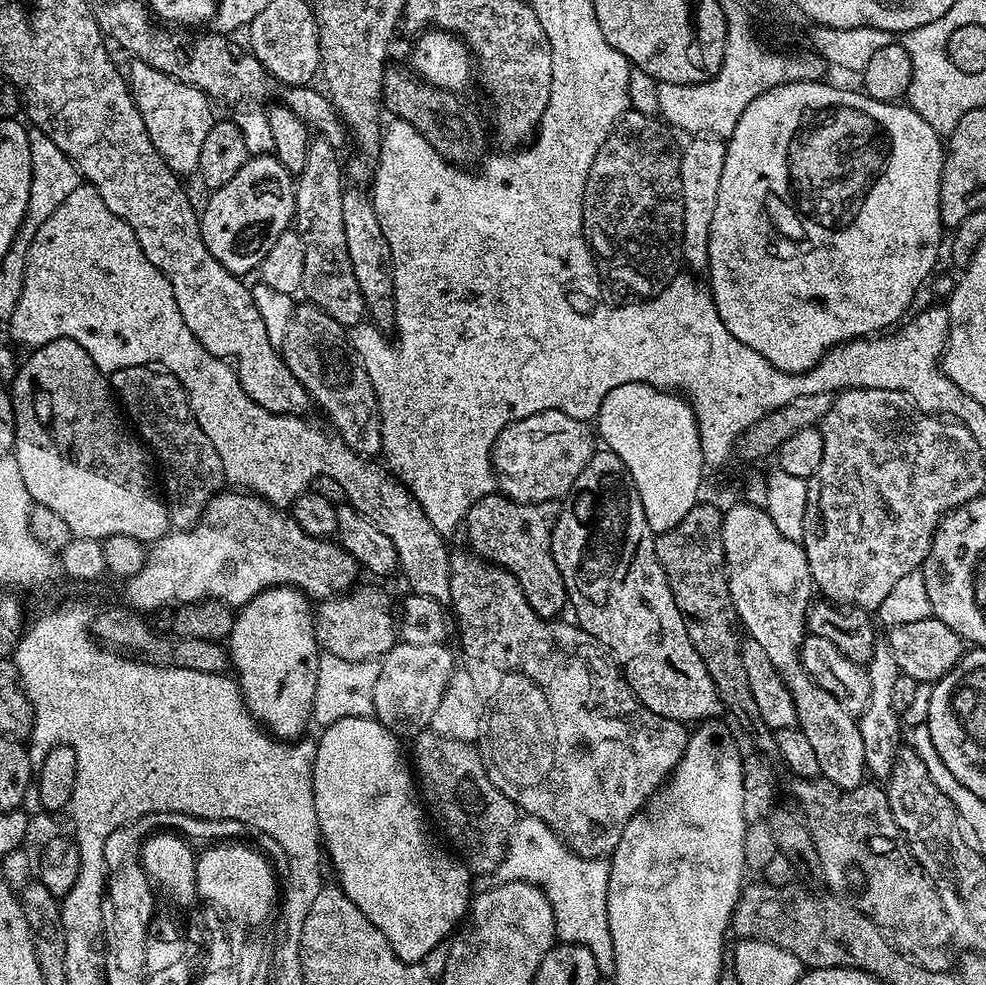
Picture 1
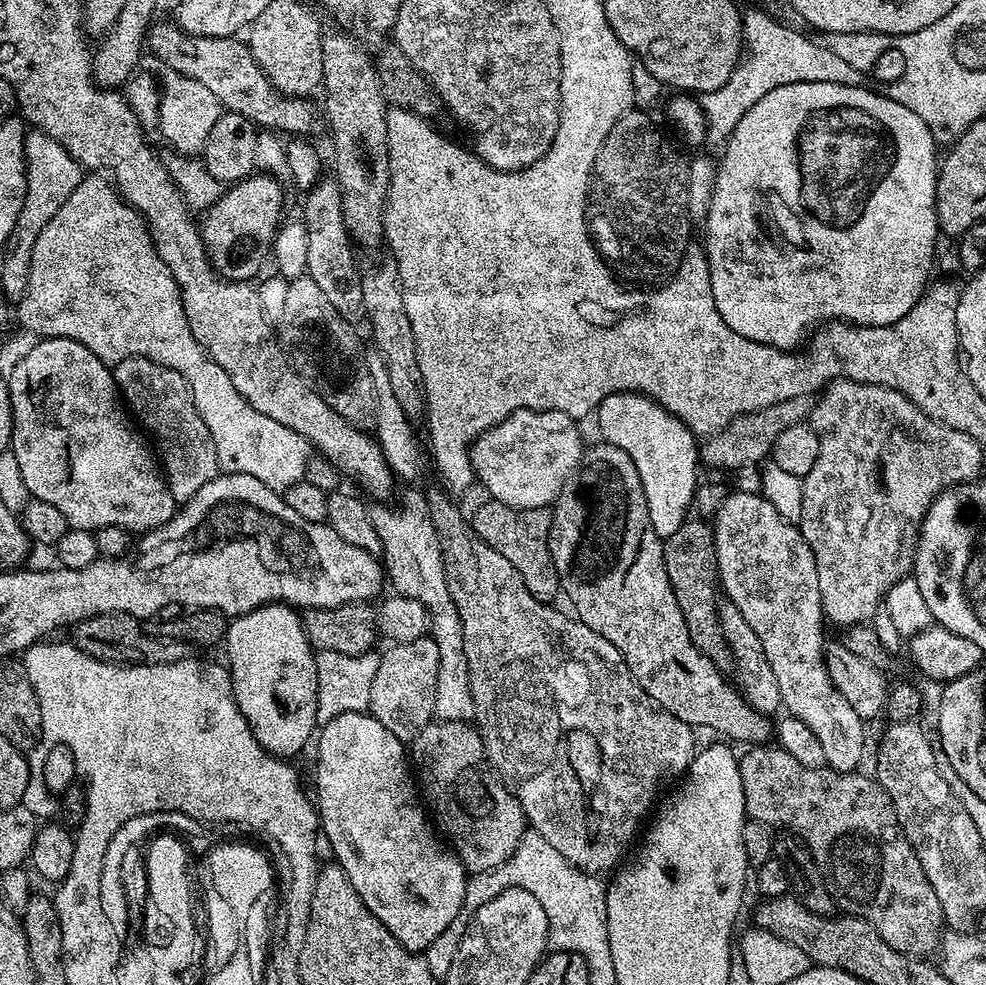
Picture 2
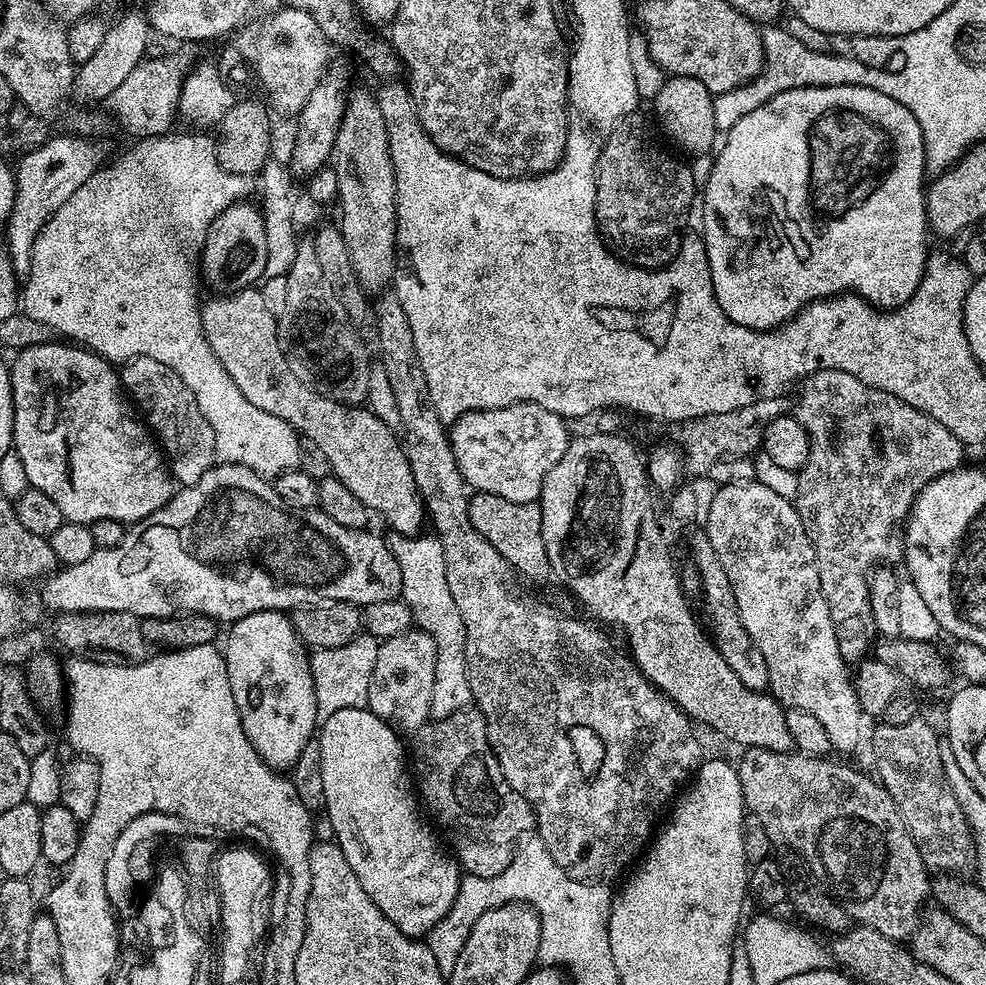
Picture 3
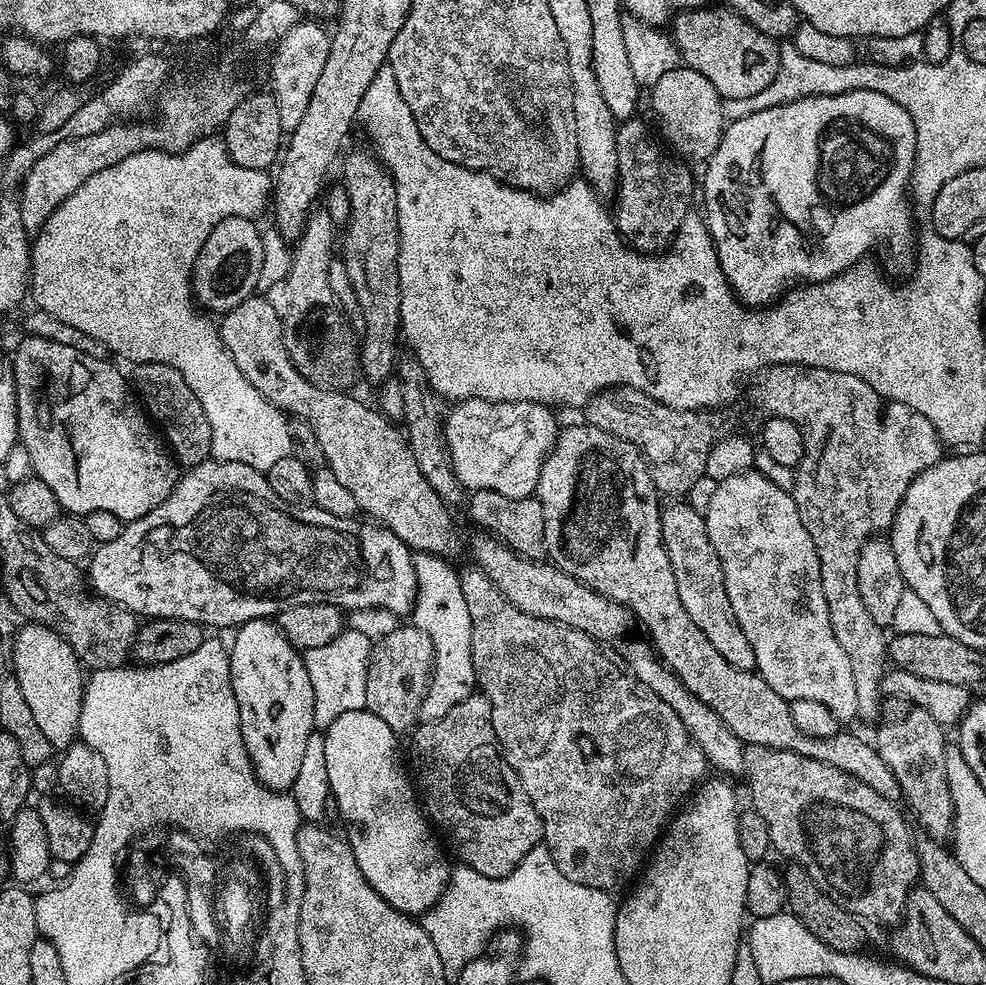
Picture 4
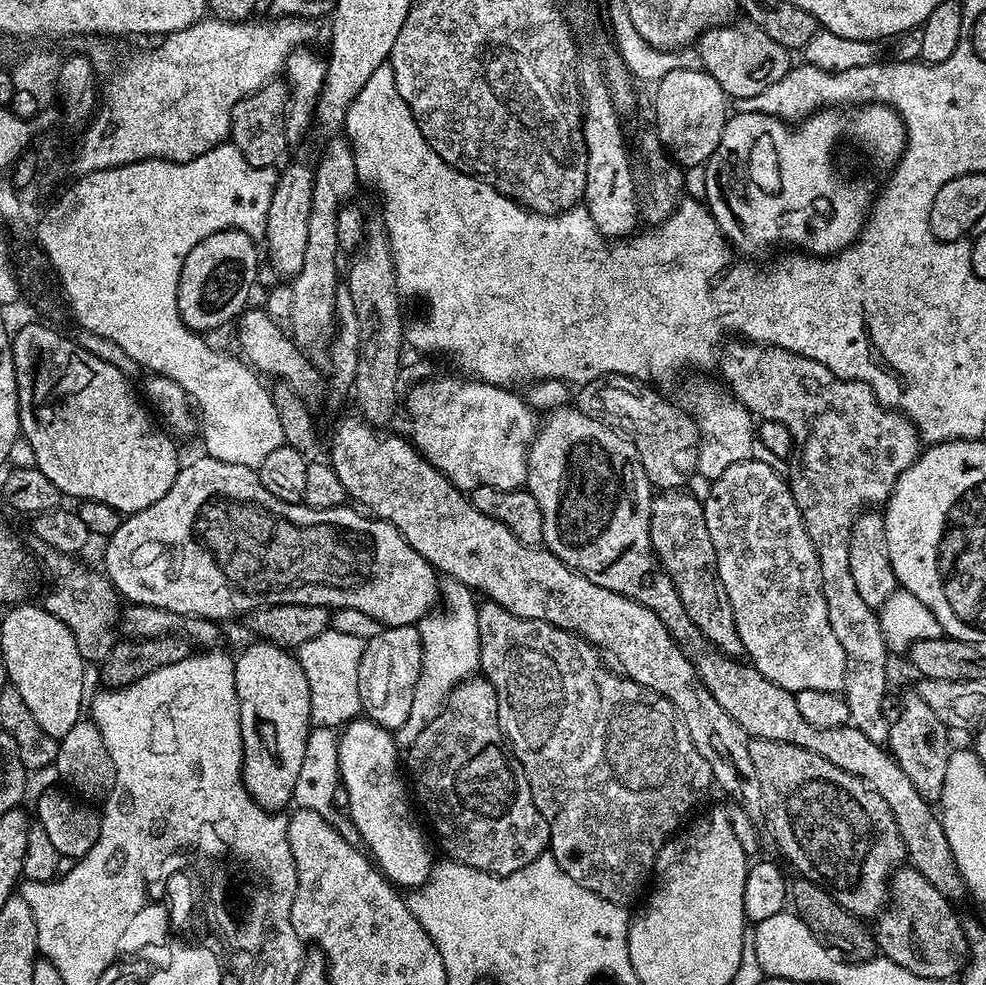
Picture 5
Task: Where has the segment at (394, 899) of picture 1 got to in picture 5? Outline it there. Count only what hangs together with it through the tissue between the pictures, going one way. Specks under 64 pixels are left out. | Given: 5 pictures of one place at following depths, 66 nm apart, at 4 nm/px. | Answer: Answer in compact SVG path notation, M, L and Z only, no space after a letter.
M355 718L343 725L338 737L342 792L345 797L348 795L346 811L358 826L360 844L384 873L385 880L405 888L419 887L428 880L434 859L432 848L412 813L410 788L402 771L401 753L400 756L396 753L398 744L393 733L367 718Z

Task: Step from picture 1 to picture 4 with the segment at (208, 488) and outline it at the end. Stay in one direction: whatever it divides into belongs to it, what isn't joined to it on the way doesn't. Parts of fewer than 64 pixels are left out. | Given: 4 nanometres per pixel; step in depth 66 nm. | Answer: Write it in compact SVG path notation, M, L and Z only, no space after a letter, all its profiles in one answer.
M162 362L137 364L131 370L133 372L132 376L130 372L130 380L134 385L135 395L143 411L162 433L173 457L184 466L201 464L209 459L212 454L210 422L206 418L206 410L202 410L202 402L198 402L194 390L186 386L186 378L182 378L182 374L174 370L174 366L166 366Z

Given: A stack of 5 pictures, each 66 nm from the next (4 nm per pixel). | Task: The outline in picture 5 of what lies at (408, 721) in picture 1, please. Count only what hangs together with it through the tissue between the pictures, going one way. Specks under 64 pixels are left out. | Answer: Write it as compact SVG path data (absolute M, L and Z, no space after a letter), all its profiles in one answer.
M415 624L381 627L374 638L364 645L358 665L358 694L363 715L378 726L399 730L410 718L410 706L414 706L414 690L418 686L418 674L422 670L422 638Z

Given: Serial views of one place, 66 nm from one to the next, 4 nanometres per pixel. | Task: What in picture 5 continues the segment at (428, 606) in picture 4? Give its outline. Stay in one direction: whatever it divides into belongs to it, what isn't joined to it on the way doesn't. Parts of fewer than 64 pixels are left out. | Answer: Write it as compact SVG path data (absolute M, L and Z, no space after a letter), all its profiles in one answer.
M451 578L441 579L439 585L442 604L445 604L444 612L433 610L422 617L418 625L422 638L422 670L418 674L410 718L406 718L406 722L398 730L399 743L404 746L411 746L418 734L422 734L422 730L426 730L430 722L434 722L434 718L444 709L449 694L463 680L471 680L480 672L477 597L471 588Z

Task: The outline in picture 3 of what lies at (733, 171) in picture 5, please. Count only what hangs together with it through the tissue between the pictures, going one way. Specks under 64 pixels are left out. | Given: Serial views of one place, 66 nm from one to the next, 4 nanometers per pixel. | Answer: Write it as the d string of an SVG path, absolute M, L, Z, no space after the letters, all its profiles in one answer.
M839 84L838 86L826 86L825 88L795 88L794 90L786 90L782 94L774 94L762 106L758 106L756 110L751 110L750 114L746 114L744 118L735 122L733 128L726 132L723 140L718 148L720 153L717 154L716 161L713 162L712 169L708 172L708 181L705 184L703 181L702 184L702 200L704 196L704 229L702 229L702 235L704 245L706 246L706 258L708 259L710 274L712 275L714 294L718 298L718 306L722 306L722 310L727 314L729 320L733 320L738 326L746 326L755 332L771 332L779 329L780 325L785 324L787 320L793 320L808 304L812 304L816 300L826 300L830 296L855 294L863 300L867 300L872 307L881 310L898 309L907 300L912 299L912 295L916 293L924 277L924 268L928 265L928 257L930 255L928 236L930 237L930 229L928 226L926 179L924 180L924 176L926 177L926 165L924 162L922 126L918 126L918 118L914 118L914 114L910 110L906 110L906 106L902 106L902 102L898 102L886 94L878 94L878 90L874 90L873 88L863 88L857 84Z

